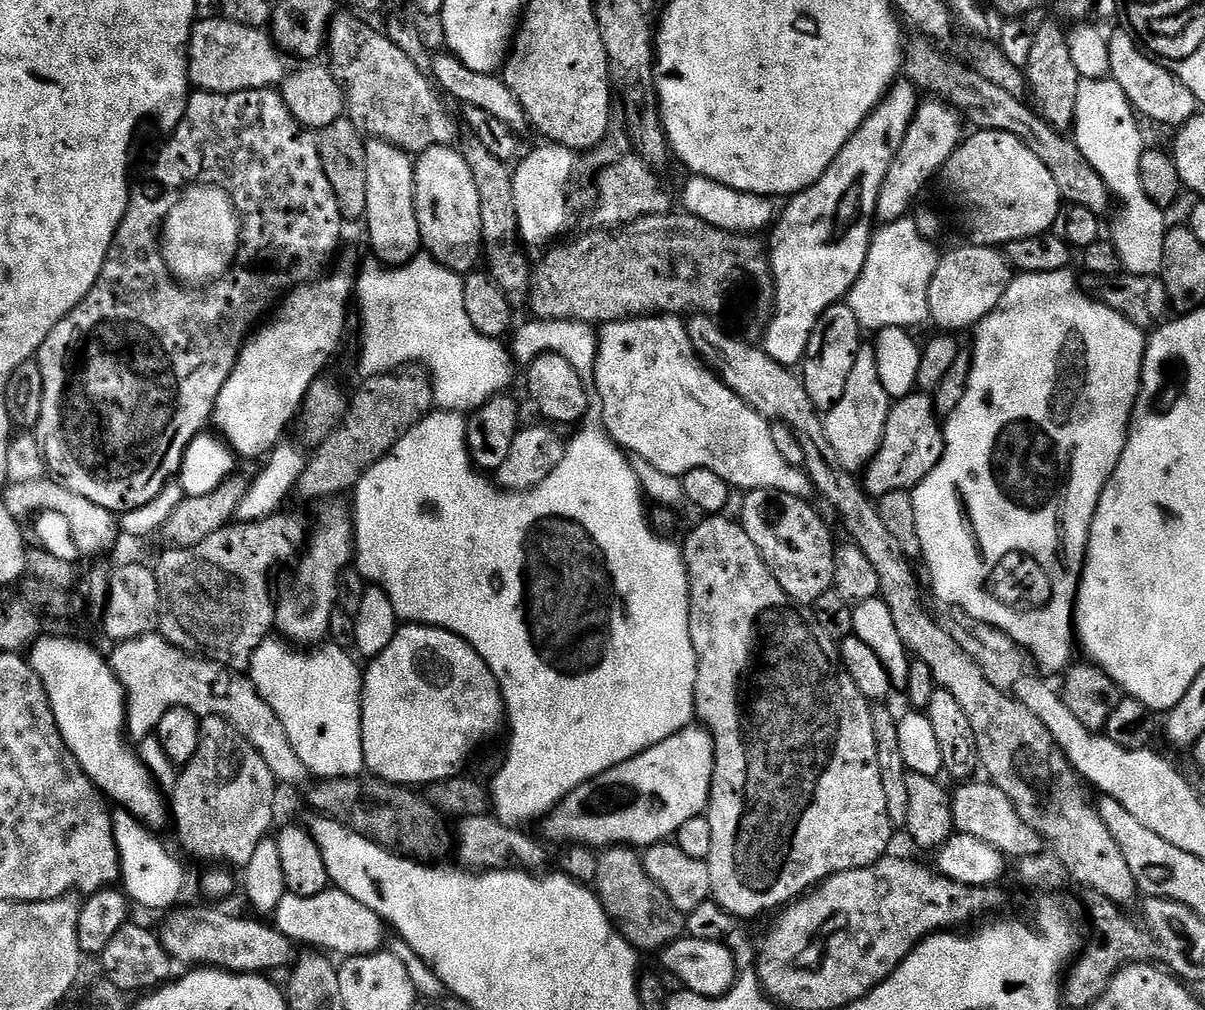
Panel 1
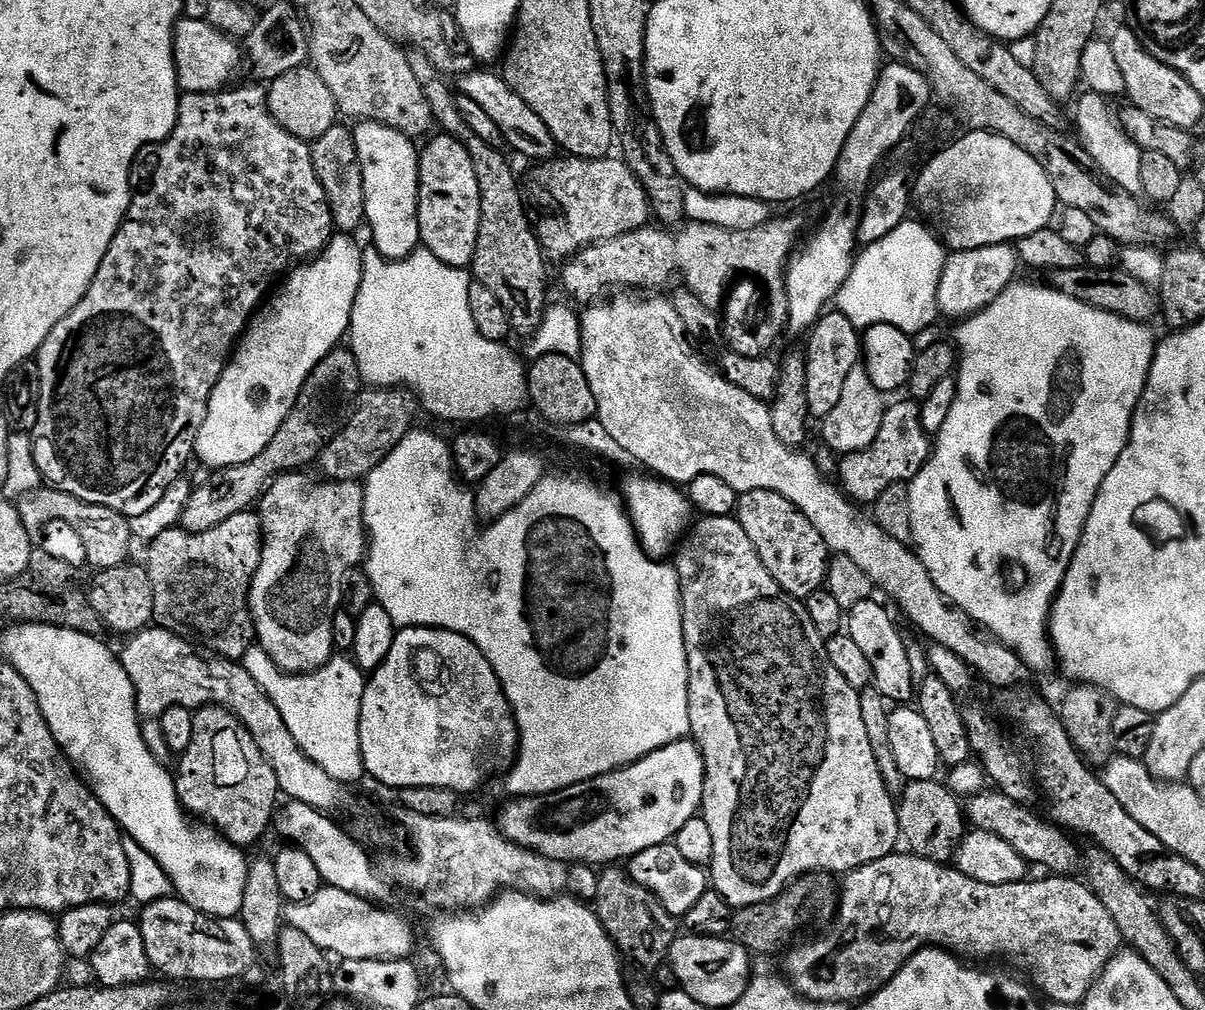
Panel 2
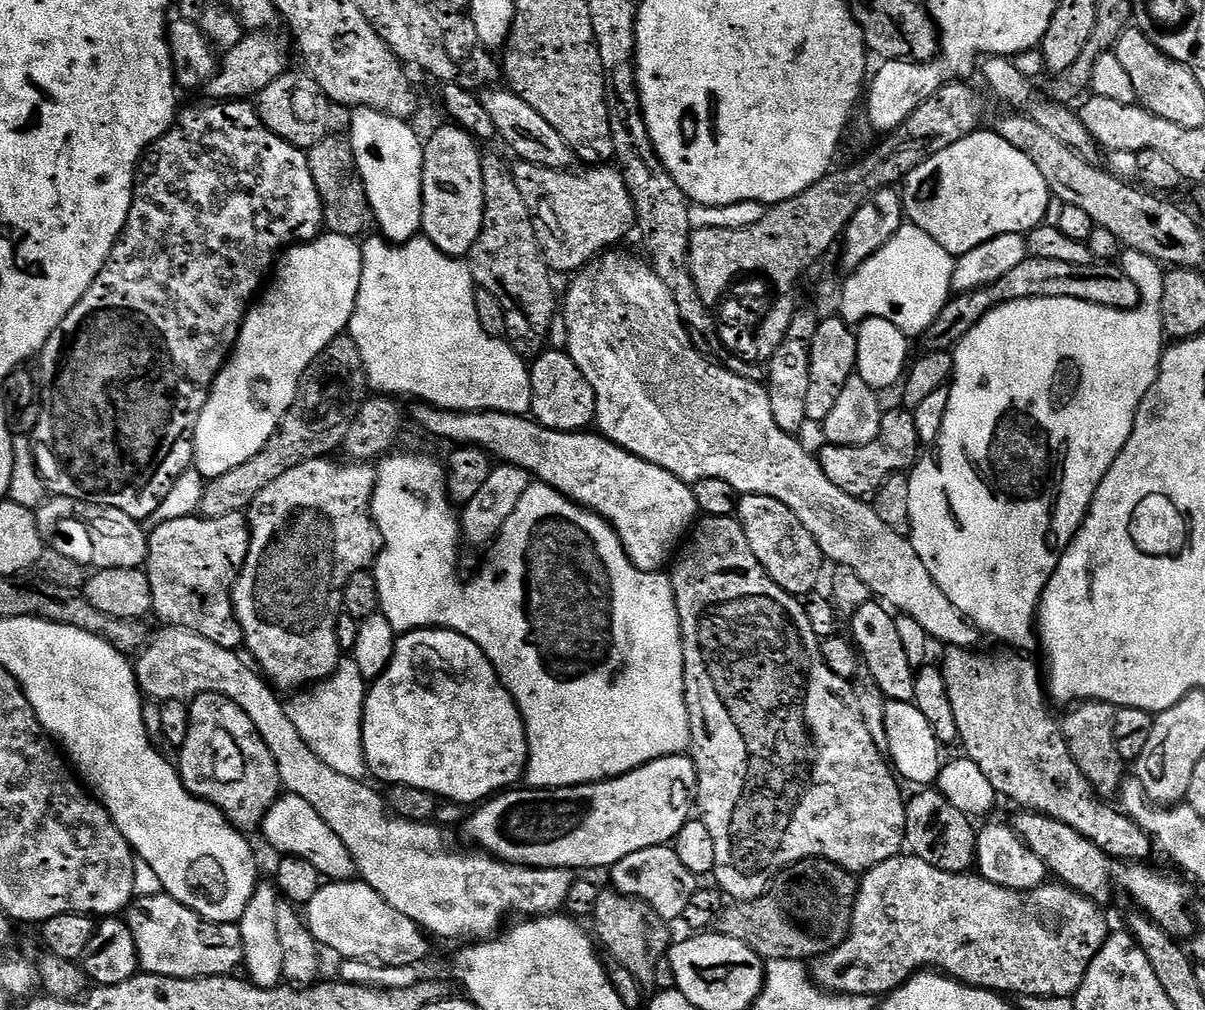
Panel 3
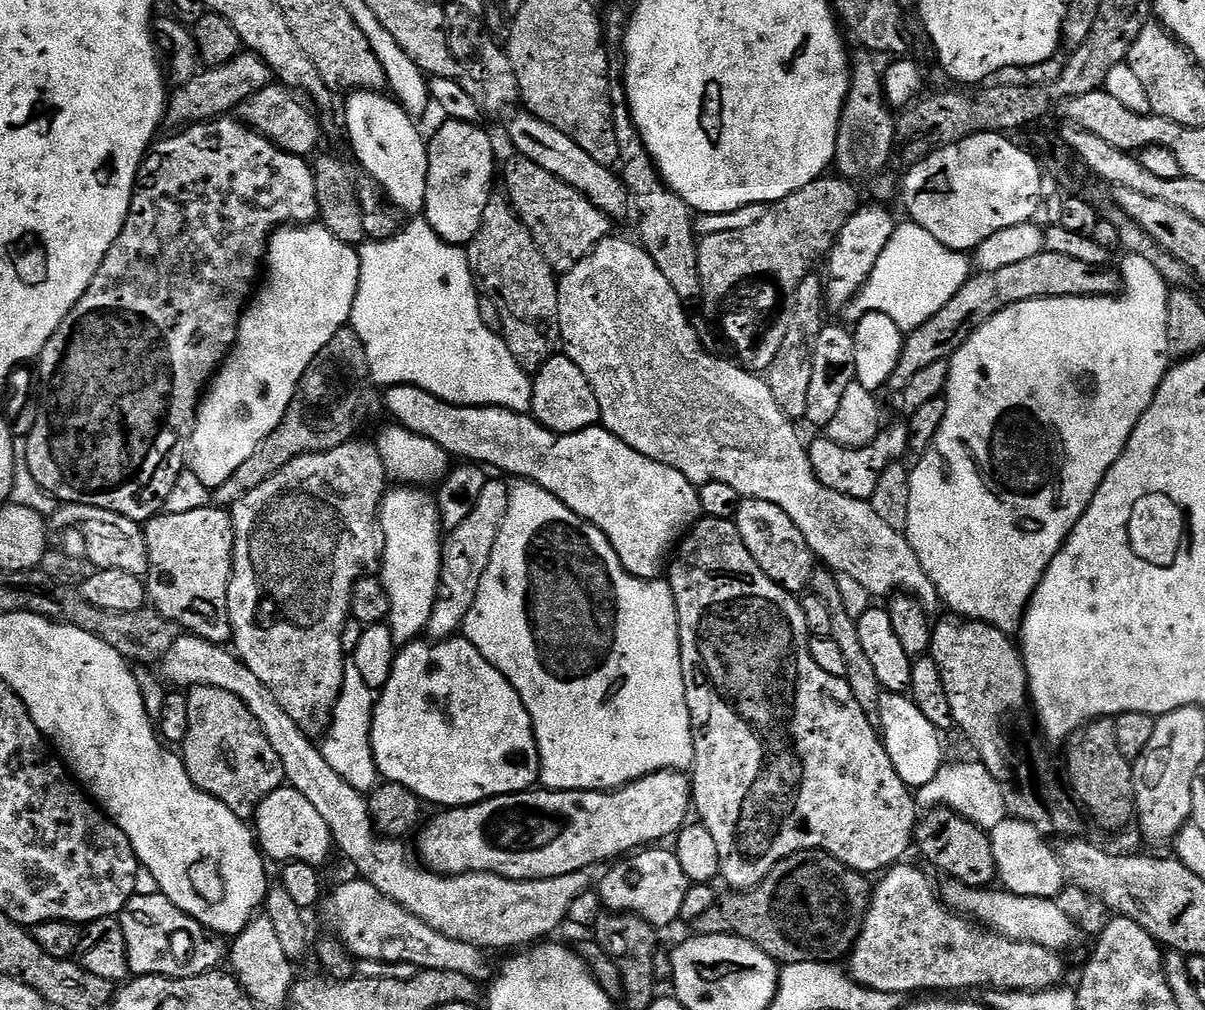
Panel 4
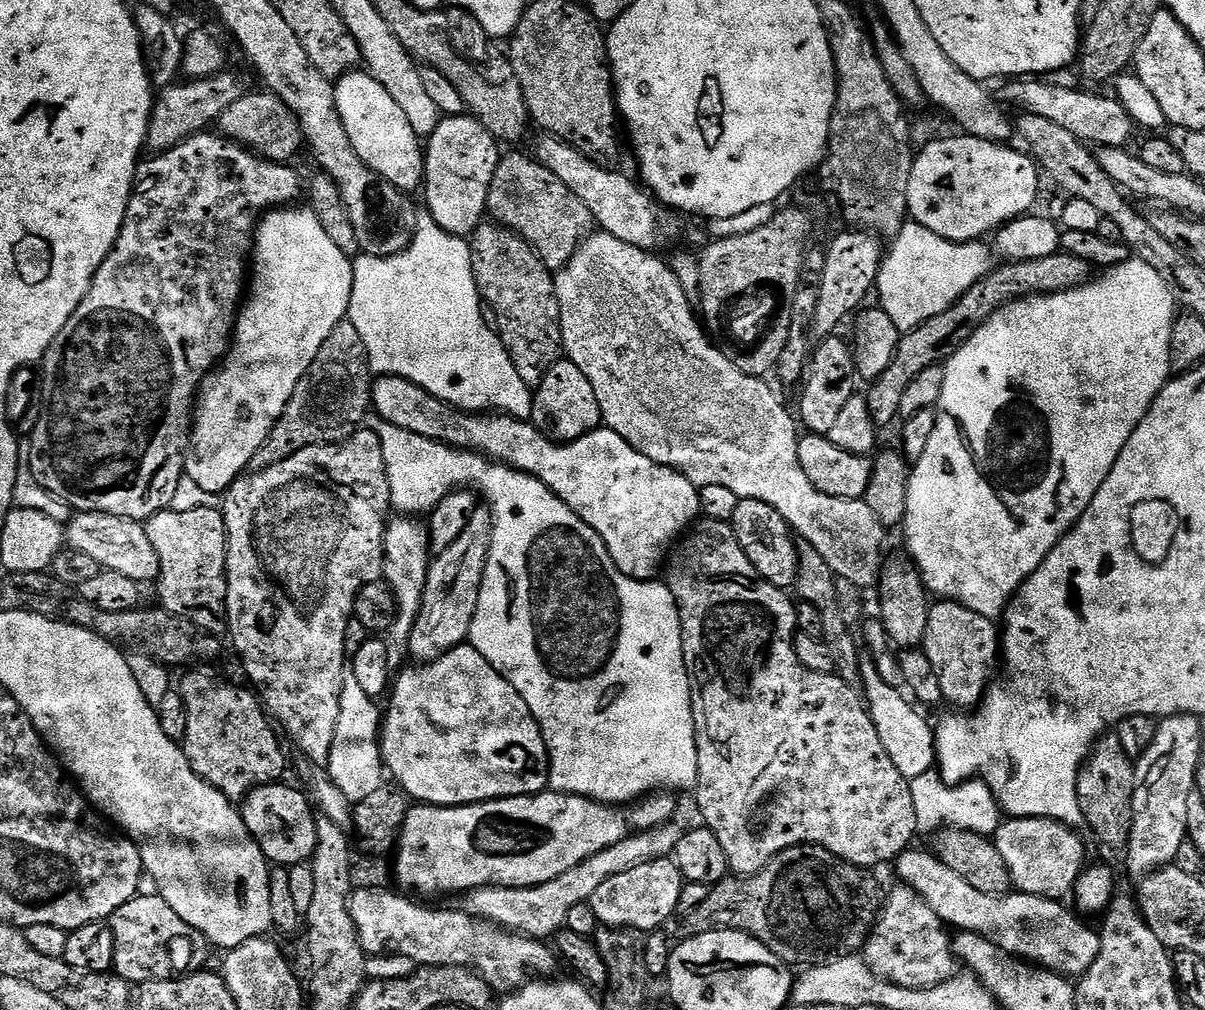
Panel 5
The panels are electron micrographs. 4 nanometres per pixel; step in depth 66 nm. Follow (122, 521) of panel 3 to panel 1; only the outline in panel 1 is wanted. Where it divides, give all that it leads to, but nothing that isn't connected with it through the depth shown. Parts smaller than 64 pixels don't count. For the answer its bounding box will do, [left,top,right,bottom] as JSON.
[2,478,120,557]

